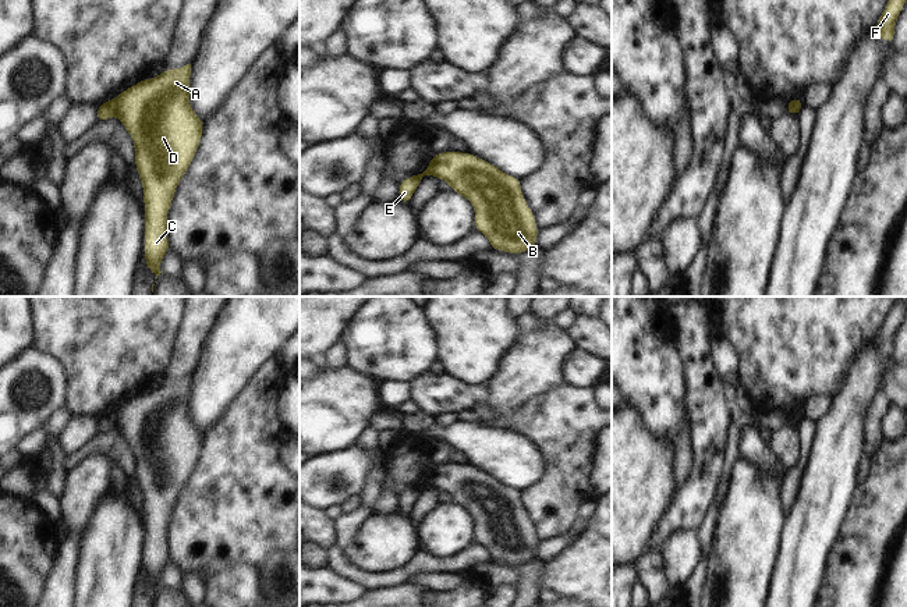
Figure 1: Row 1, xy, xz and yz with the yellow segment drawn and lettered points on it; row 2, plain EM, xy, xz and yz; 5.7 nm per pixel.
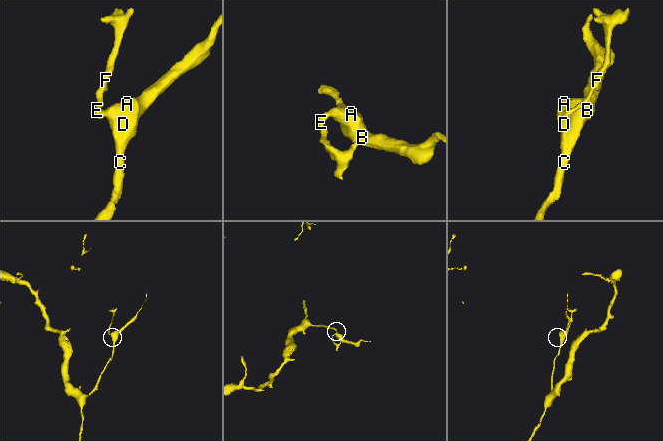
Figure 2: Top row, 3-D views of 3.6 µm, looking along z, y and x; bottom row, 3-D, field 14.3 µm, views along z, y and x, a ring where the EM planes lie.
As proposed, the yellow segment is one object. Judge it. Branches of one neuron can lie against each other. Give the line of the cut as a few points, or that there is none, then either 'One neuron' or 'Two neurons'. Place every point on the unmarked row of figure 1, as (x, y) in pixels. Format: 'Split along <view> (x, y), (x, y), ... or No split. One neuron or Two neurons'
Split along xy (114, 411), (116, 425). Two neurons.

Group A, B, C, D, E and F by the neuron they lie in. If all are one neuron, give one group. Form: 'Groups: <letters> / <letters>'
Groups: A B C D / E F.

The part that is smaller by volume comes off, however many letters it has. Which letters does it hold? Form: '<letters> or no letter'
E, F

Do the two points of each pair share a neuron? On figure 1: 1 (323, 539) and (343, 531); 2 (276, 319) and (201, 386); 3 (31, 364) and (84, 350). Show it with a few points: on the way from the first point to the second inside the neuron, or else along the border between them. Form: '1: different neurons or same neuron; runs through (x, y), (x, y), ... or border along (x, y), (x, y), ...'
1: different neurons; border along (333, 521), (336, 532), (335, 545)
2: same neuron; runs through (258, 332), (219, 371)
3: different neurons; border along (32, 345), (49, 352), (60, 364), (67, 387)

